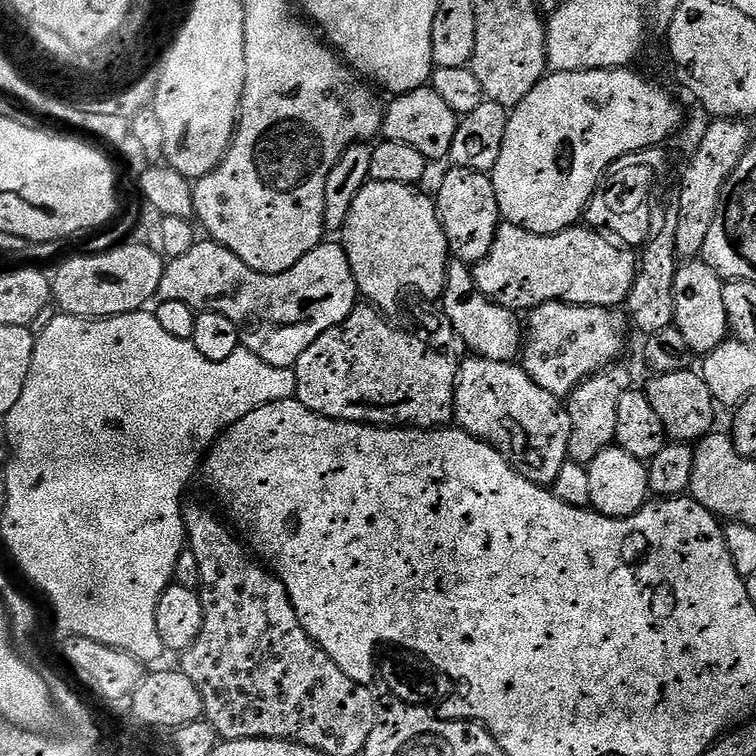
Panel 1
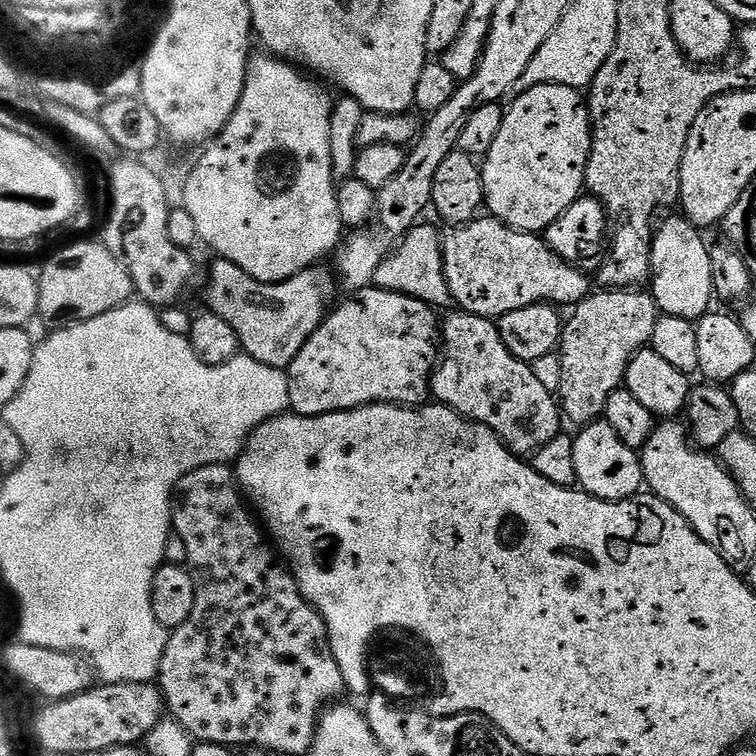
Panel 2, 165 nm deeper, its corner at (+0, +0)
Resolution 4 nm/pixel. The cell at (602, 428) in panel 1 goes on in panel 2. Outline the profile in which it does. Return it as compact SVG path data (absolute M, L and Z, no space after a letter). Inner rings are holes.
M614 288L593 291L571 312L572 317L563 321L558 345L562 366L558 403L567 419L583 426L603 417L606 398L622 387L632 359L651 345L658 309L651 291Z

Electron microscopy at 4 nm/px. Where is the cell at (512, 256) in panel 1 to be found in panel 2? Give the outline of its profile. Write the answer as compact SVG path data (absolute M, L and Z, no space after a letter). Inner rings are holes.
M488 214L469 220L467 224L449 227L447 231L443 233L444 272L457 309L475 316L499 318L535 304L575 306L589 295L589 277L587 280L579 272L581 269L577 265L568 264L558 254L554 254L554 250L550 250L548 244L537 233L516 232Z

